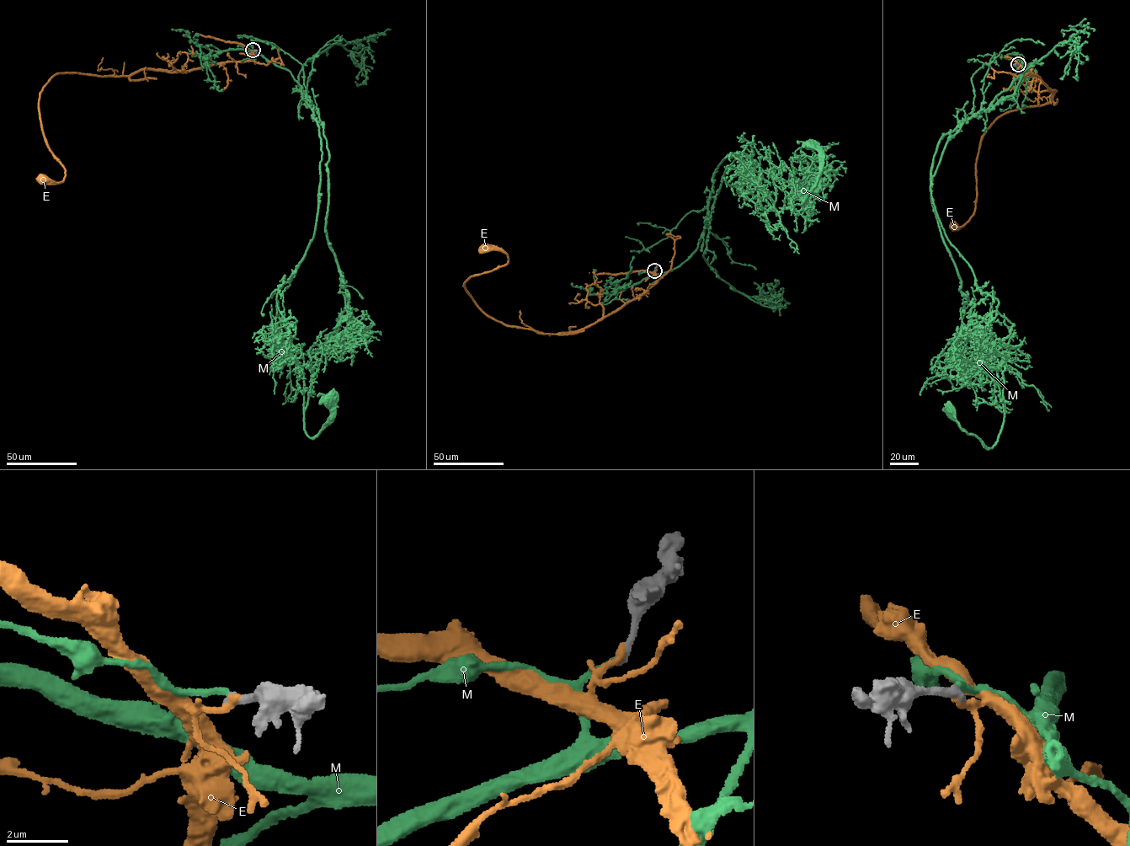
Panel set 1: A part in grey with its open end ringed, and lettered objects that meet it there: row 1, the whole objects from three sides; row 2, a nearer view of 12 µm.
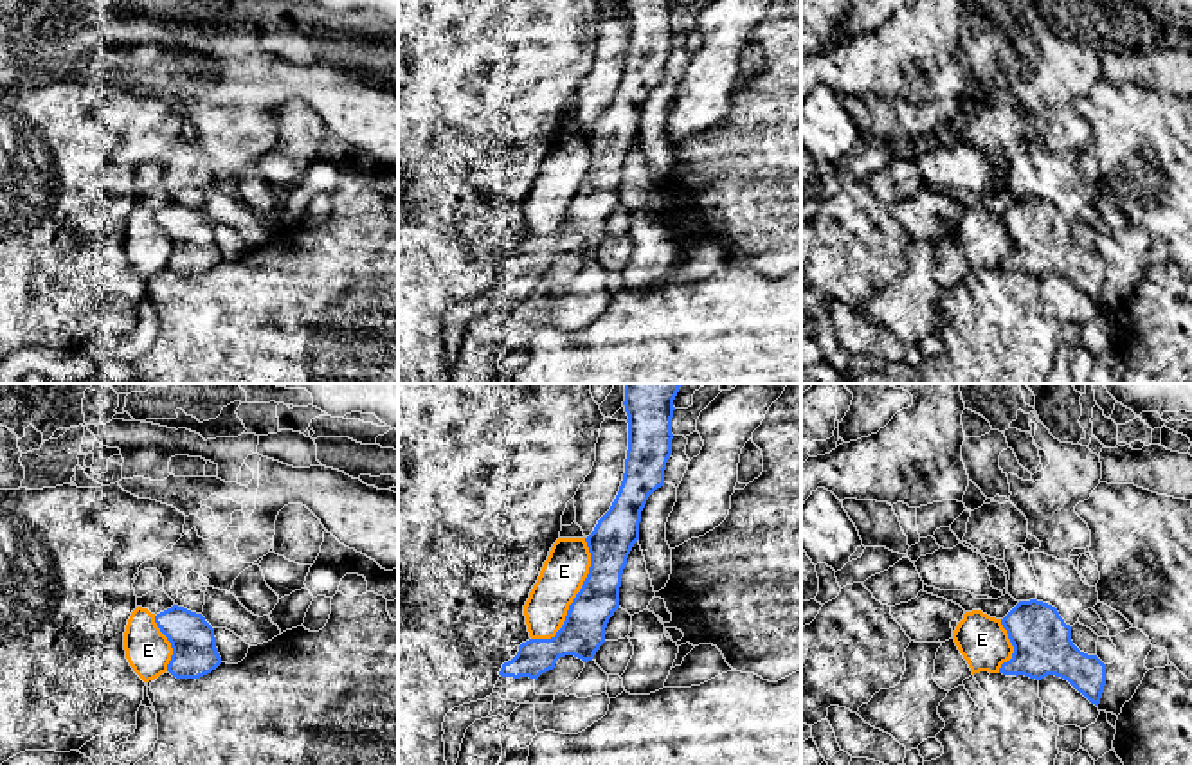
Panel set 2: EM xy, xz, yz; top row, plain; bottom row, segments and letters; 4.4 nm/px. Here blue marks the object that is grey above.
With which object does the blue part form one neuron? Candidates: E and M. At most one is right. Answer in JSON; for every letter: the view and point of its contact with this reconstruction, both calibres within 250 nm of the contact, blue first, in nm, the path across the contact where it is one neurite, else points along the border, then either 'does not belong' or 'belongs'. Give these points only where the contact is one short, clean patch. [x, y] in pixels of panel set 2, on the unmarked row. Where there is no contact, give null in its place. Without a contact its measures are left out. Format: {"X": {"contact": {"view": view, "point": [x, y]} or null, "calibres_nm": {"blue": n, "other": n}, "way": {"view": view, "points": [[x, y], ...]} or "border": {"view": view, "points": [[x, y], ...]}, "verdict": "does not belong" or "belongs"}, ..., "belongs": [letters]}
{"E": {"contact": {"view": "xz", "point": [575, 195]}, "calibres_nm": {"blue": 200, "other": 200}, "verdict": "does not belong"}, "M": {"contact": null, "verdict": "belongs"}, "belongs": ["M"]}

